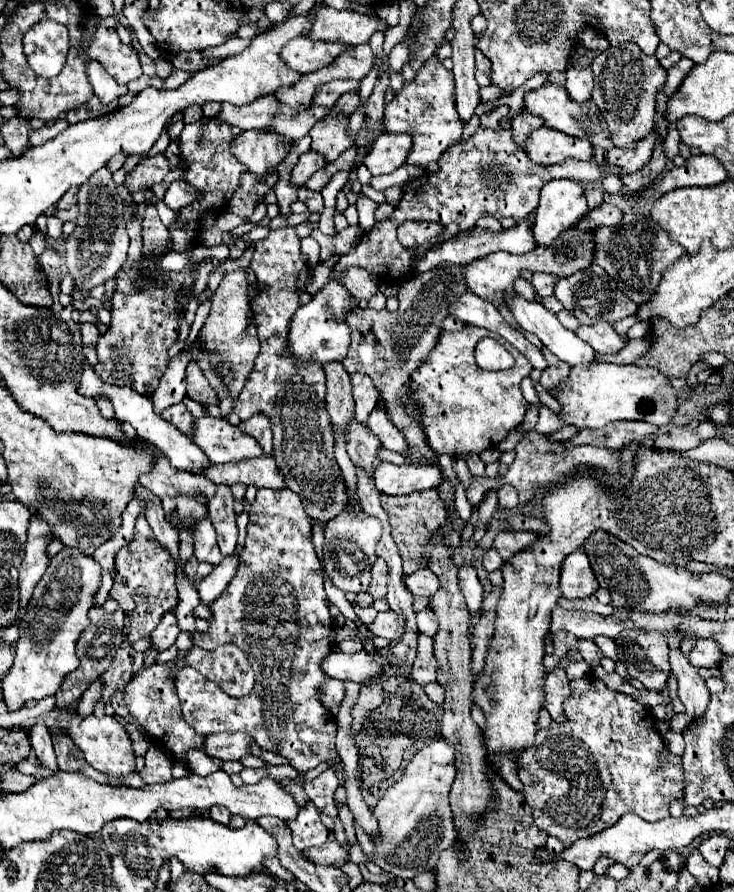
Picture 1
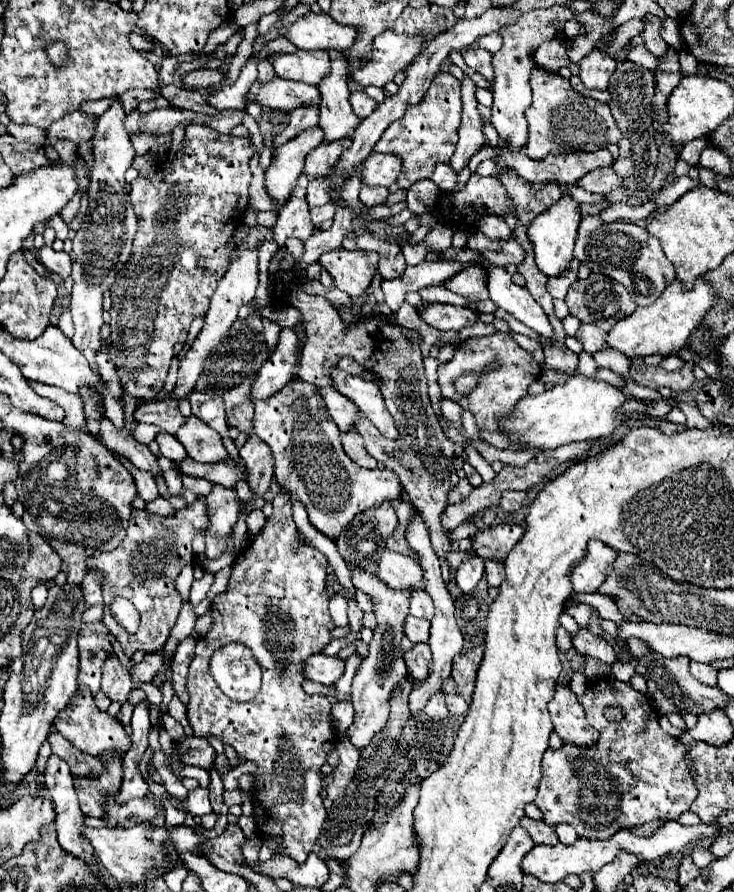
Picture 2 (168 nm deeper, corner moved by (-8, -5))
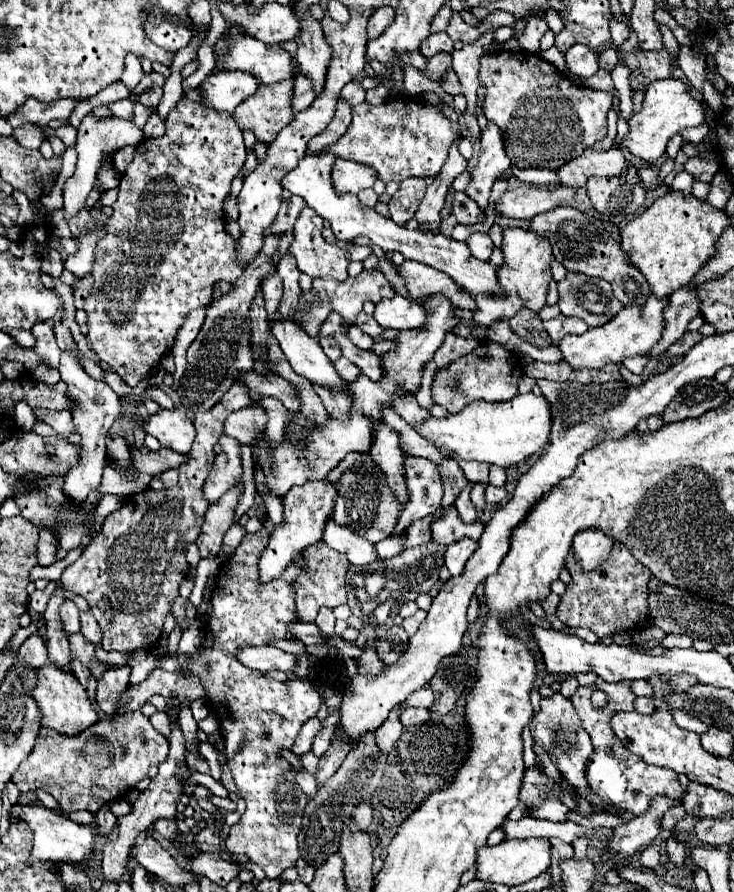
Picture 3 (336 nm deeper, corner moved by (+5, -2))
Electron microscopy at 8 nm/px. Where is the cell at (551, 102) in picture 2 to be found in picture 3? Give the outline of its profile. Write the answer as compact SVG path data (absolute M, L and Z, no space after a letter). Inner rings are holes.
M500 51L480 59L480 83L486 85L484 115L502 127L506 153L518 169L558 169L594 143L606 139L606 113L612 95L578 87L564 73L530 51Z

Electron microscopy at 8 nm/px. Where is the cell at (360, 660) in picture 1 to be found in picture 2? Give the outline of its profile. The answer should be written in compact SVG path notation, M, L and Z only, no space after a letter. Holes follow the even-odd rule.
M313 654L303 662L303 676L307 680L319 682L319 684L335 684L345 670L345 662L339 660L337 656L323 656L323 654Z

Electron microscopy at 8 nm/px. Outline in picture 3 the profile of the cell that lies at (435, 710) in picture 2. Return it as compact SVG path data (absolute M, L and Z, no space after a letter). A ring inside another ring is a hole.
M406 707L402 709L402 725L404 727L410 727L410 725L416 725L416 723L424 723L430 719L430 711L426 707Z

